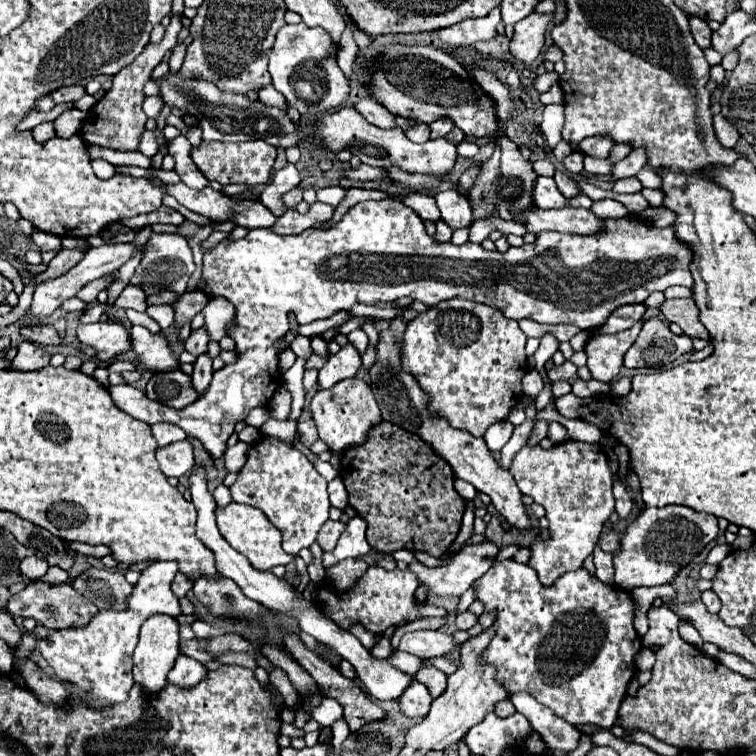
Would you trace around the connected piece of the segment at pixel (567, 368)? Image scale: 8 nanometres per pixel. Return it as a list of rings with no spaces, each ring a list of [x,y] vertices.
[[[564,361],[562,365],[552,367],[552,369],[548,371],[548,377],[550,377],[550,381],[558,381],[558,379],[570,381],[570,379],[576,375],[576,371],[578,371],[578,367],[576,367],[572,361]]]

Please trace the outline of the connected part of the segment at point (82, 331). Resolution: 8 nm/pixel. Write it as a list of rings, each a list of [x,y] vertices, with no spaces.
[[[98,321],[92,325],[80,325],[76,329],[80,343],[96,349],[96,359],[108,361],[116,355],[132,351],[130,329],[122,321]]]

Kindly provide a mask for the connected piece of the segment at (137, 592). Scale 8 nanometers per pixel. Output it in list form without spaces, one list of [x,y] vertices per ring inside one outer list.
[[[154,561],[144,571],[140,571],[140,579],[134,585],[132,593],[126,599],[126,609],[104,609],[98,611],[90,625],[58,629],[40,641],[40,653],[54,669],[56,677],[62,683],[68,683],[80,695],[88,695],[92,699],[104,699],[106,705],[124,703],[134,685],[132,681],[132,653],[138,643],[138,631],[142,623],[152,615],[180,615],[178,597],[172,593],[170,585],[174,575],[178,573],[178,565],[174,561]]]

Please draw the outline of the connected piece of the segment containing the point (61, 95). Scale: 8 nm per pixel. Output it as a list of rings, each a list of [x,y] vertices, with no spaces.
[[[72,85],[72,87],[62,87],[58,89],[56,93],[50,93],[50,97],[56,101],[56,103],[74,103],[78,101],[80,97],[84,97],[86,91],[82,85]]]

